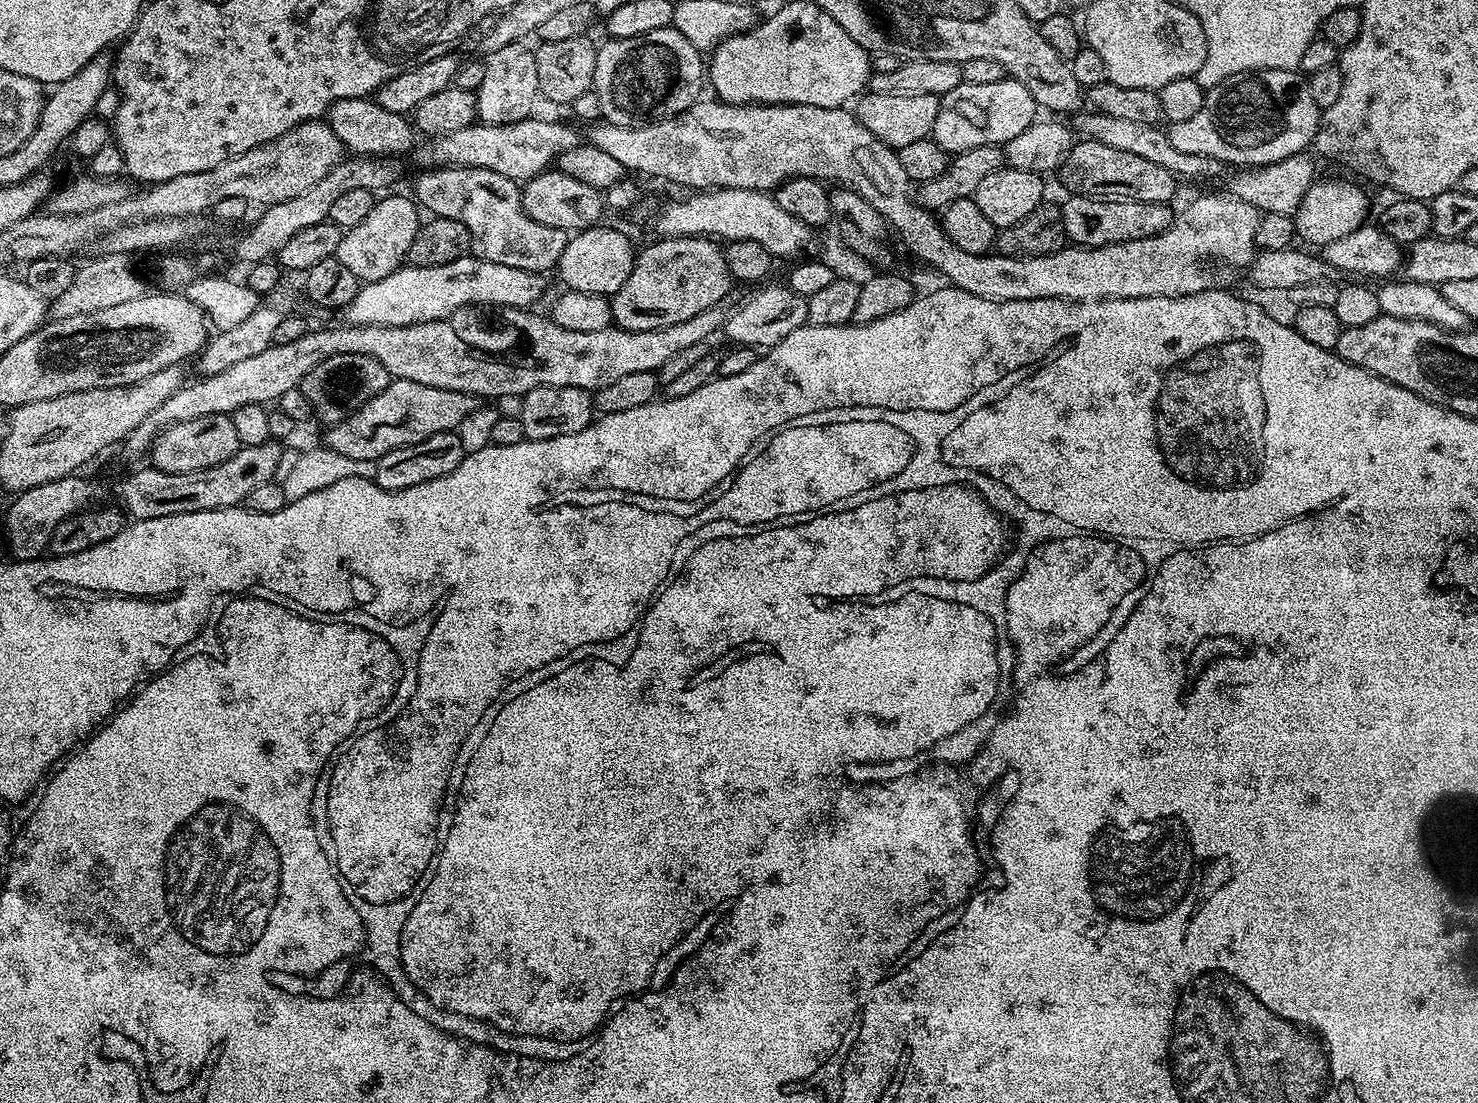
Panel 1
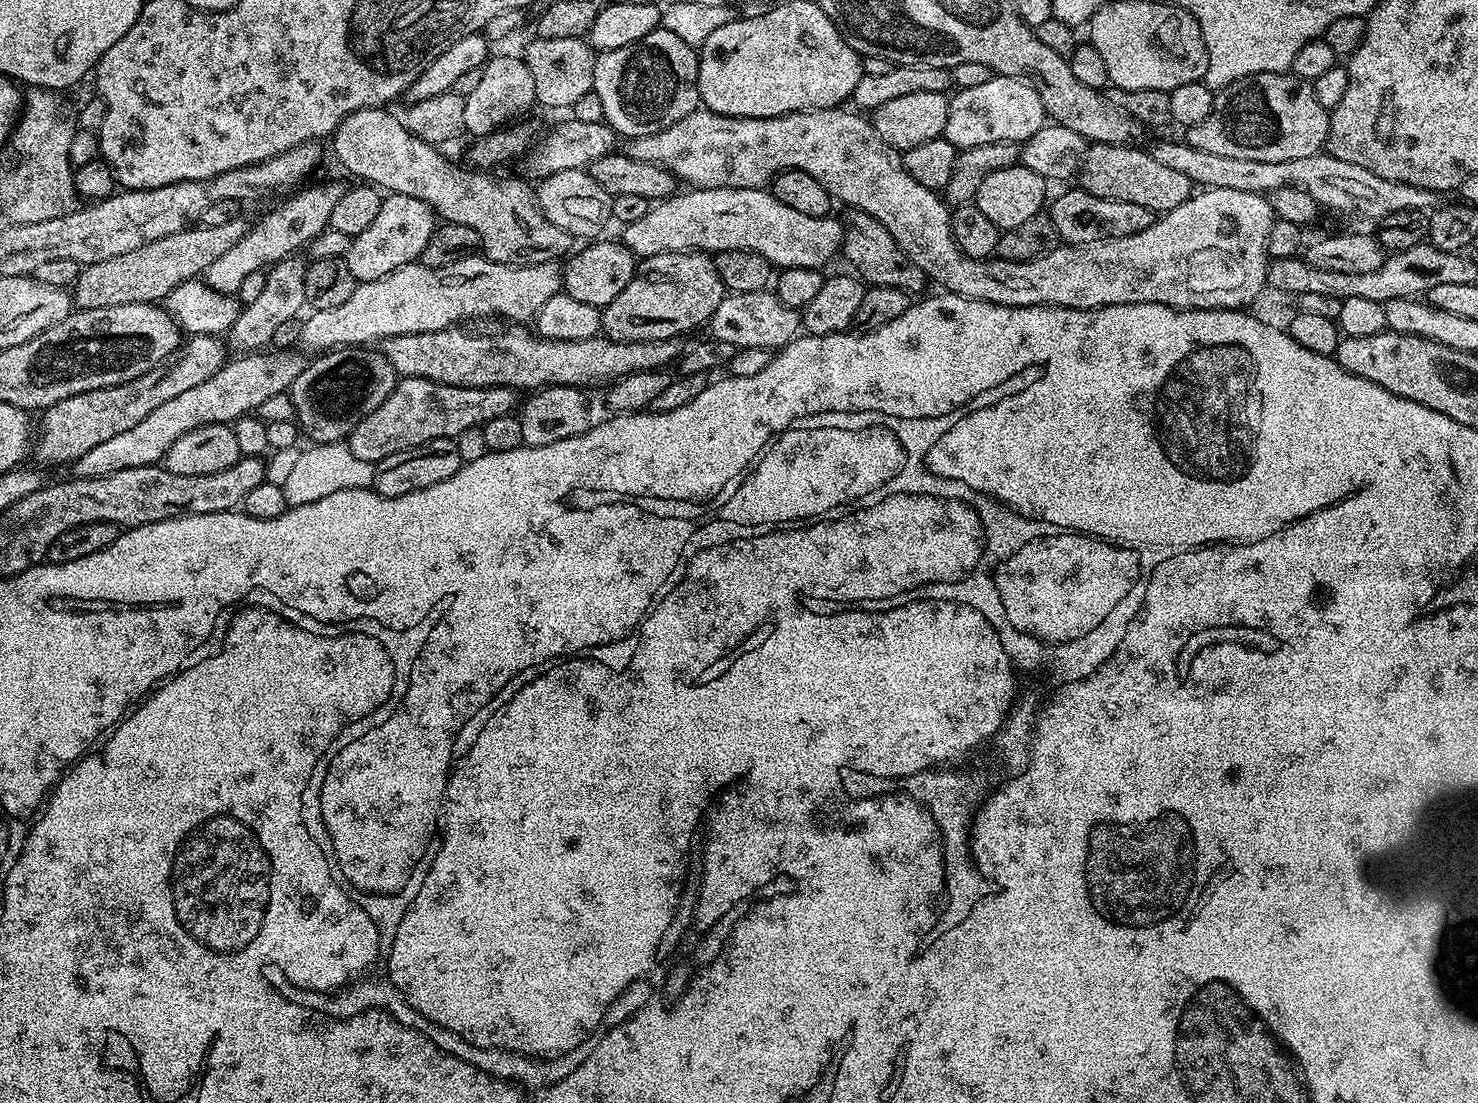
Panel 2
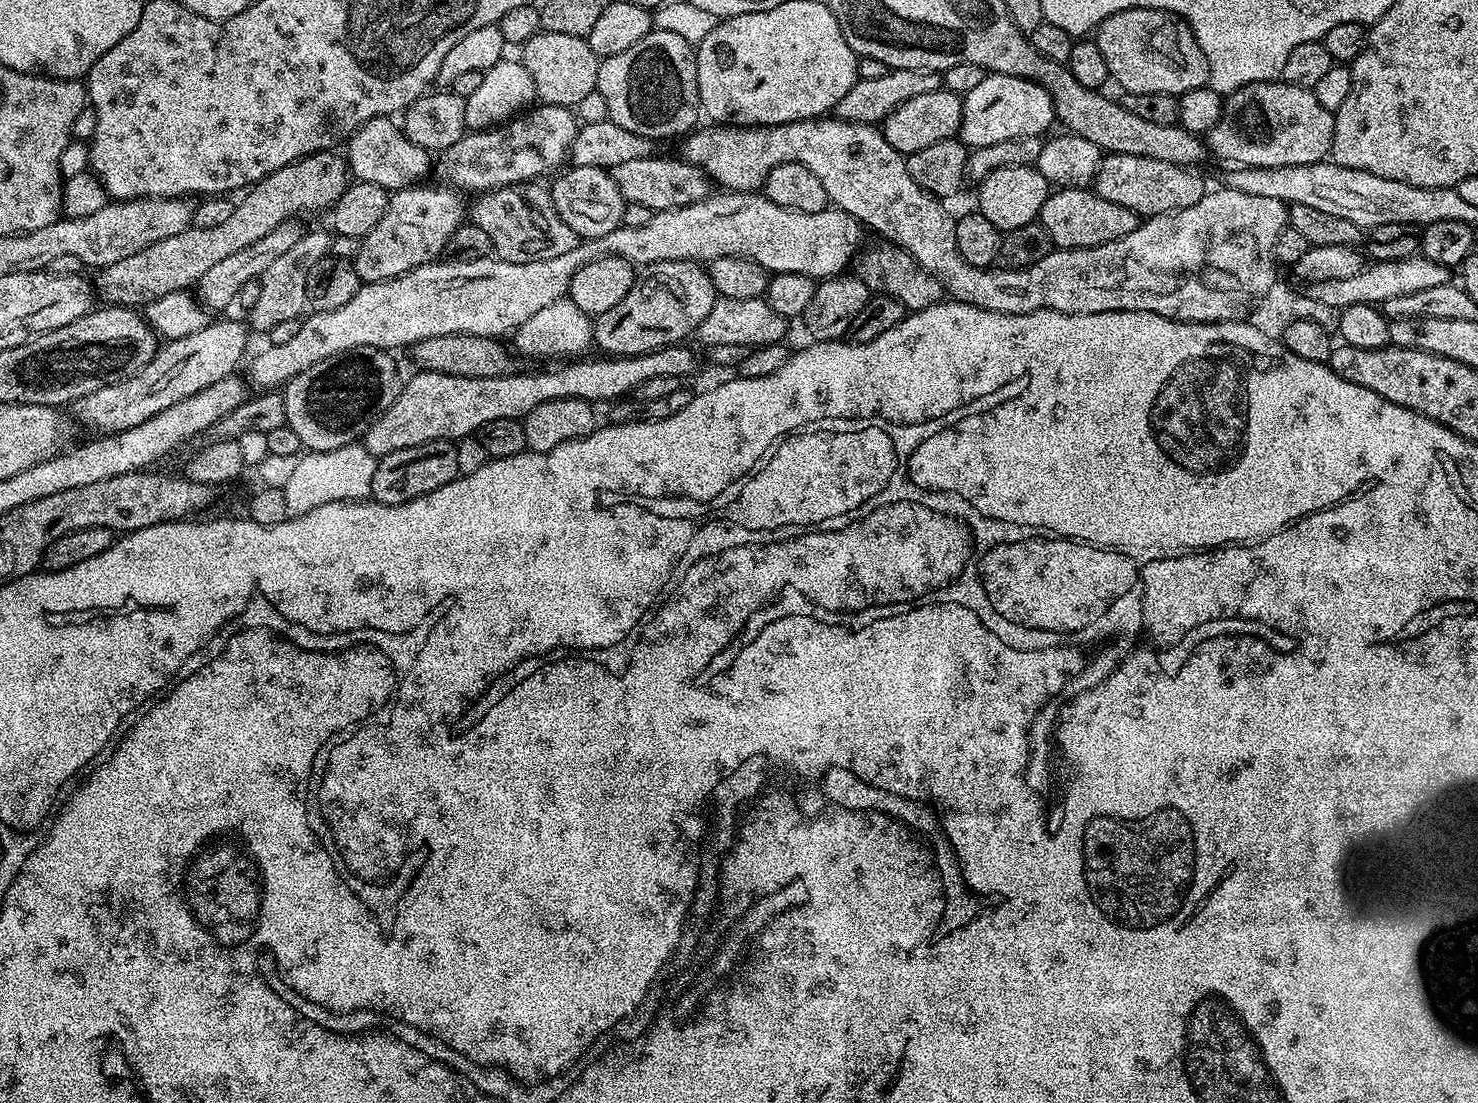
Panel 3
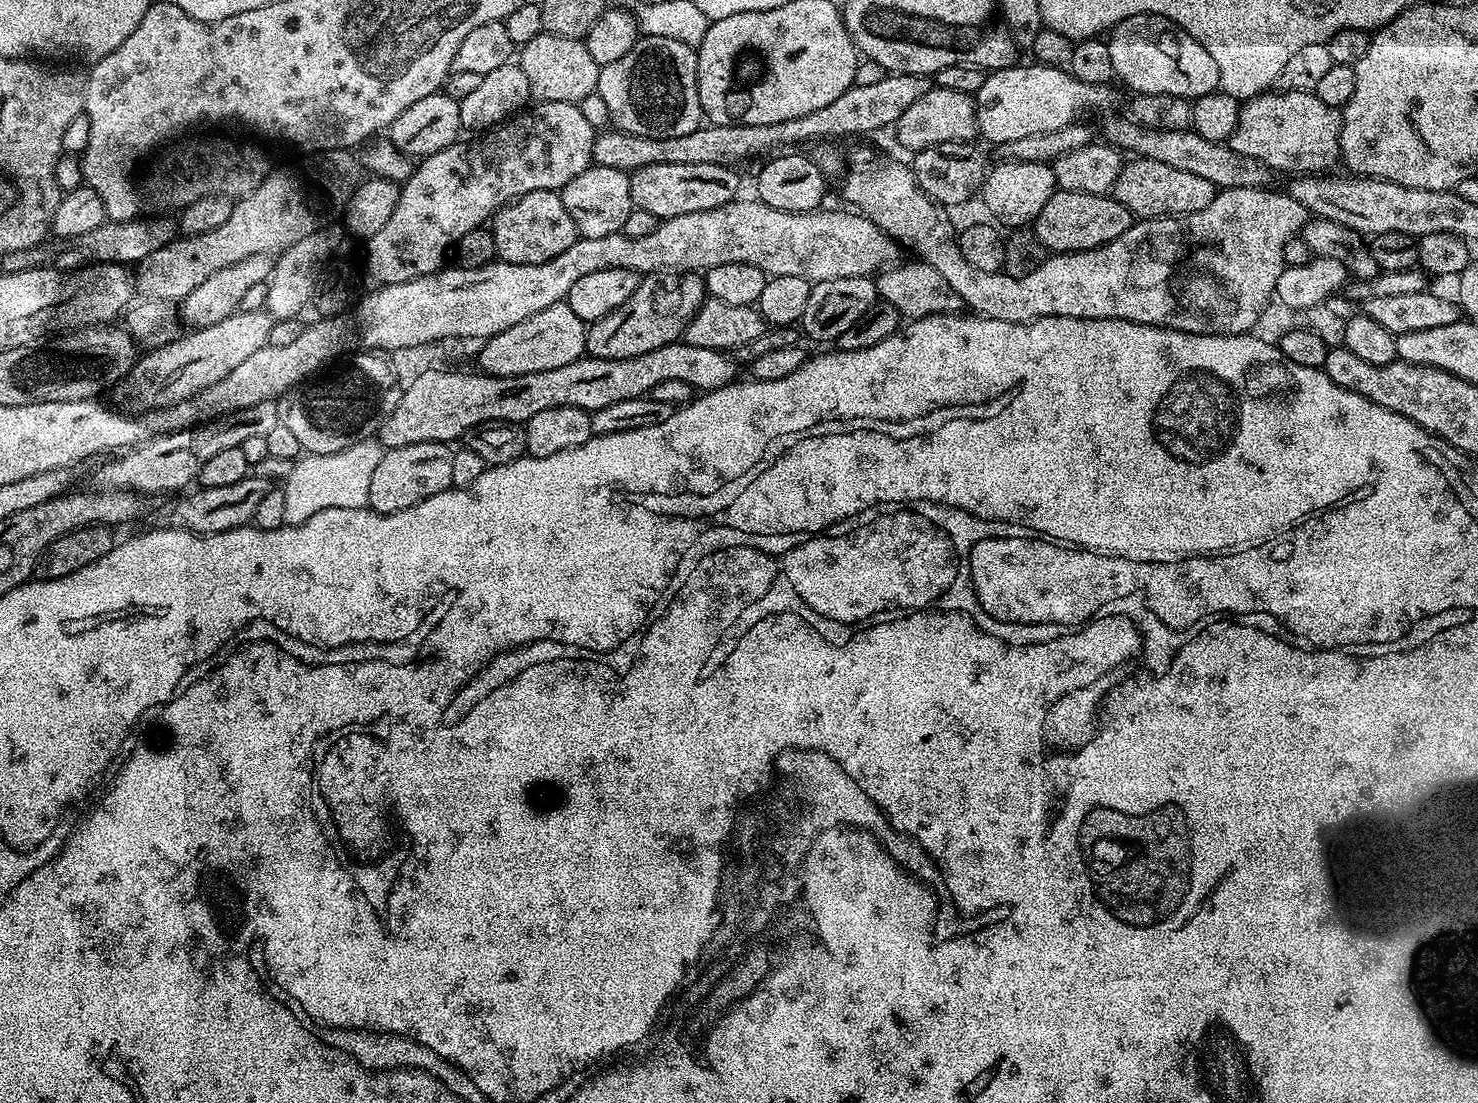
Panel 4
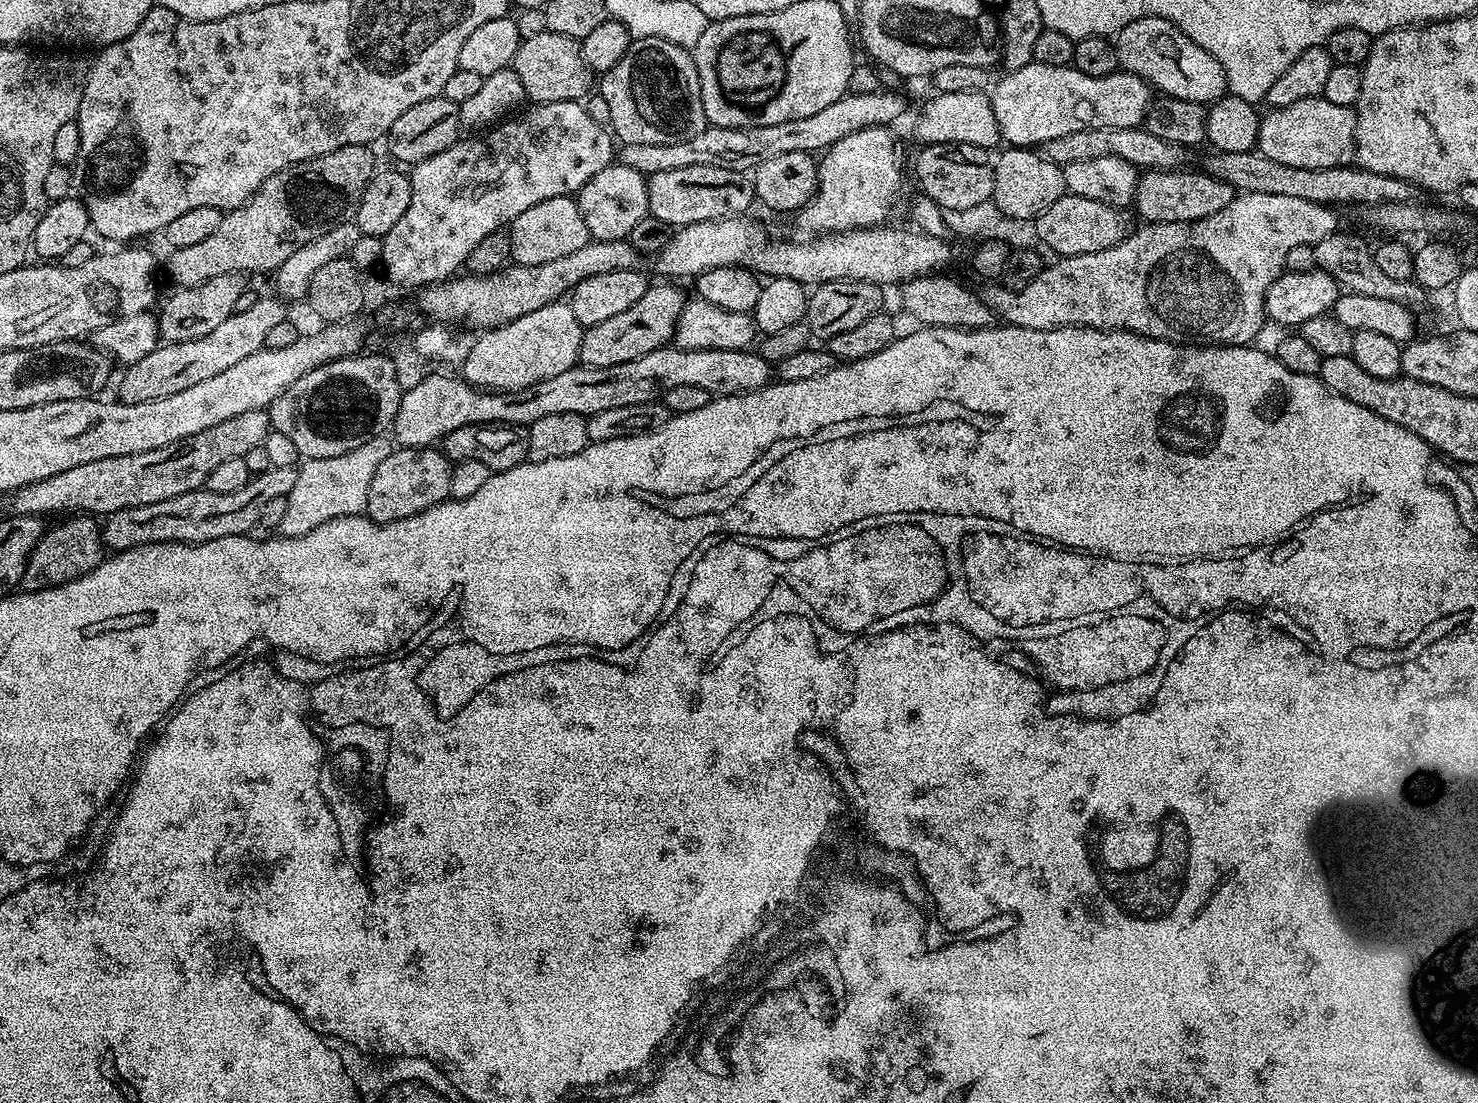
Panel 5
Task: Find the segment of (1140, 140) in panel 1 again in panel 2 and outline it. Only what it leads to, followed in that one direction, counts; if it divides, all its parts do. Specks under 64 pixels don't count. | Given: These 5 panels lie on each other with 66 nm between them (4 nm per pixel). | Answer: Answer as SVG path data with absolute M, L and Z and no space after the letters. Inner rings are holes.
M1160 140L1150 148L1154 158L1172 169L1186 174L1193 185L1201 189L1221 188L1222 190L1246 190L1271 194L1279 188L1301 188L1316 200L1321 209L1333 208L1336 212L1357 212L1360 216L1373 216L1378 222L1386 214L1398 214L1398 210L1418 210L1427 213L1438 204L1437 193L1422 190L1418 186L1410 186L1402 182L1390 182L1386 178L1378 178L1378 174L1370 174L1370 170L1362 170L1362 166L1353 166L1350 162L1342 162L1342 158L1334 158L1327 154L1317 154L1310 158L1294 158L1290 162L1254 162L1254 158L1225 158L1223 154L1209 154L1206 150L1194 150L1186 142L1178 144L1174 140Z

